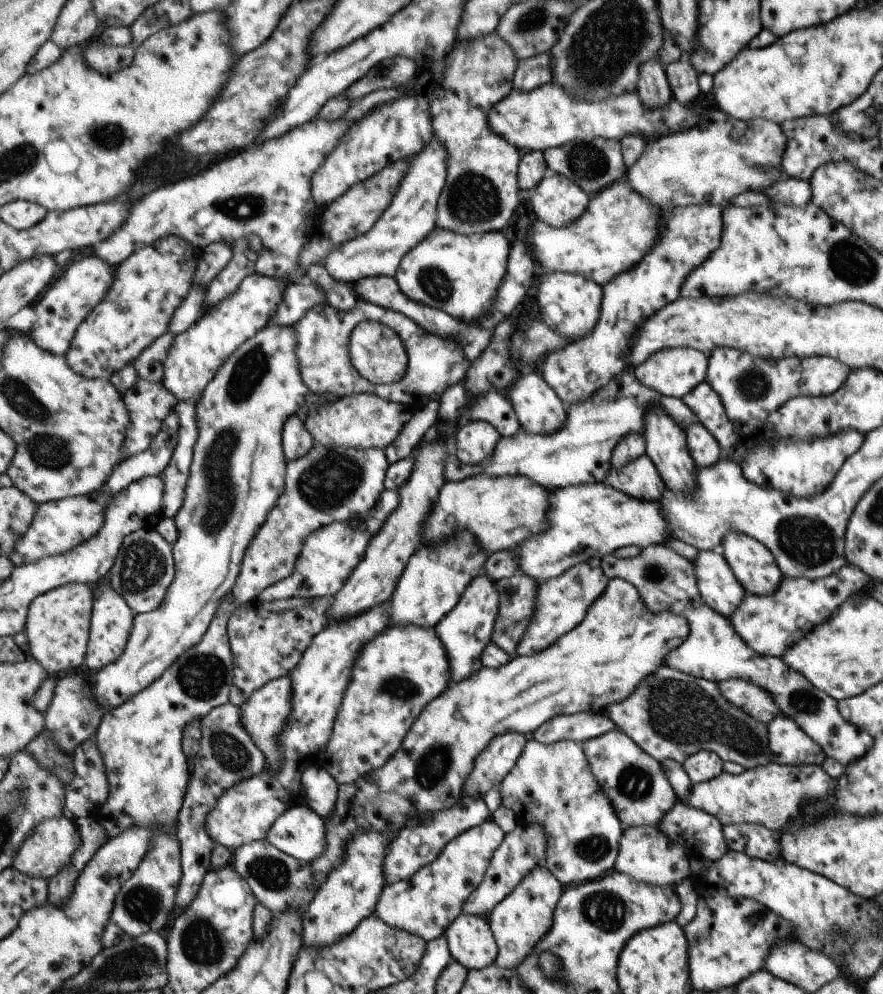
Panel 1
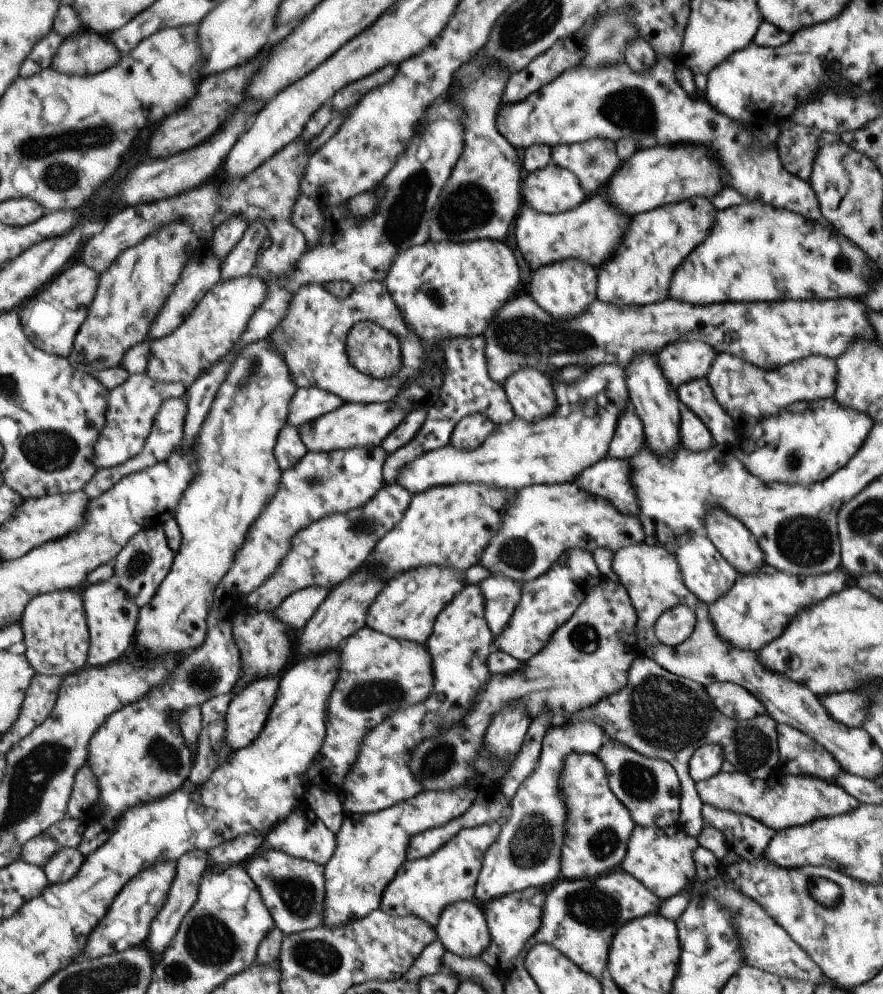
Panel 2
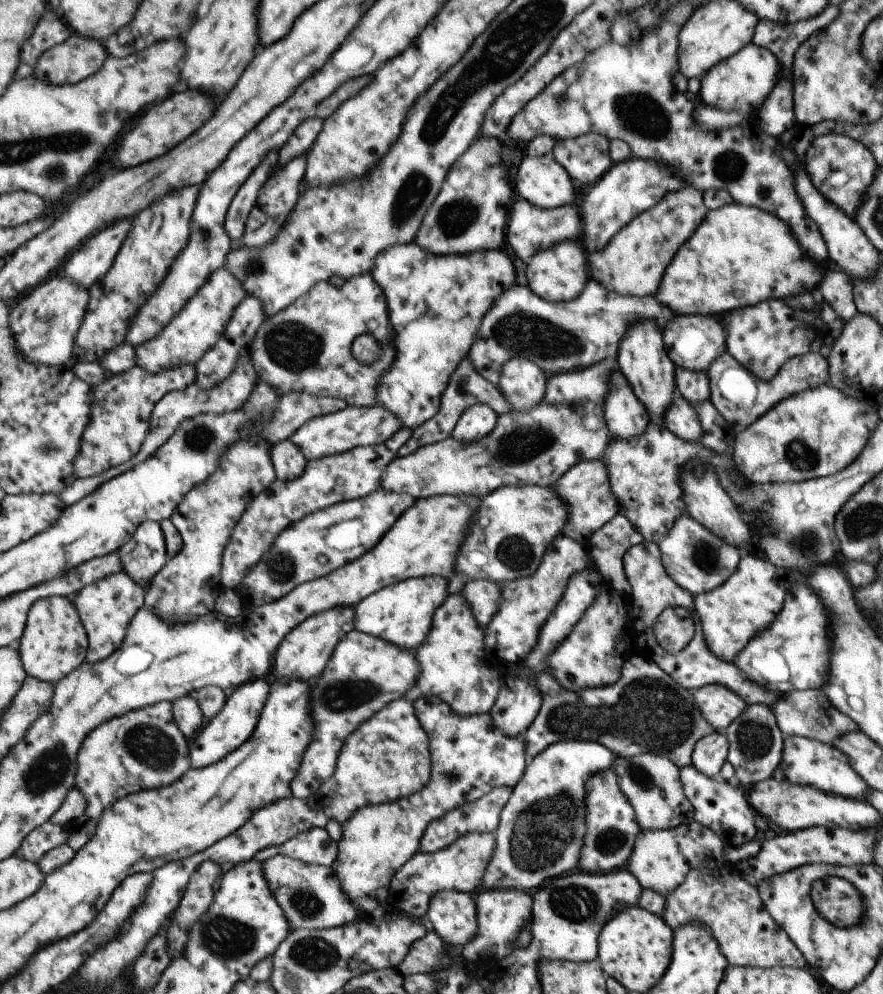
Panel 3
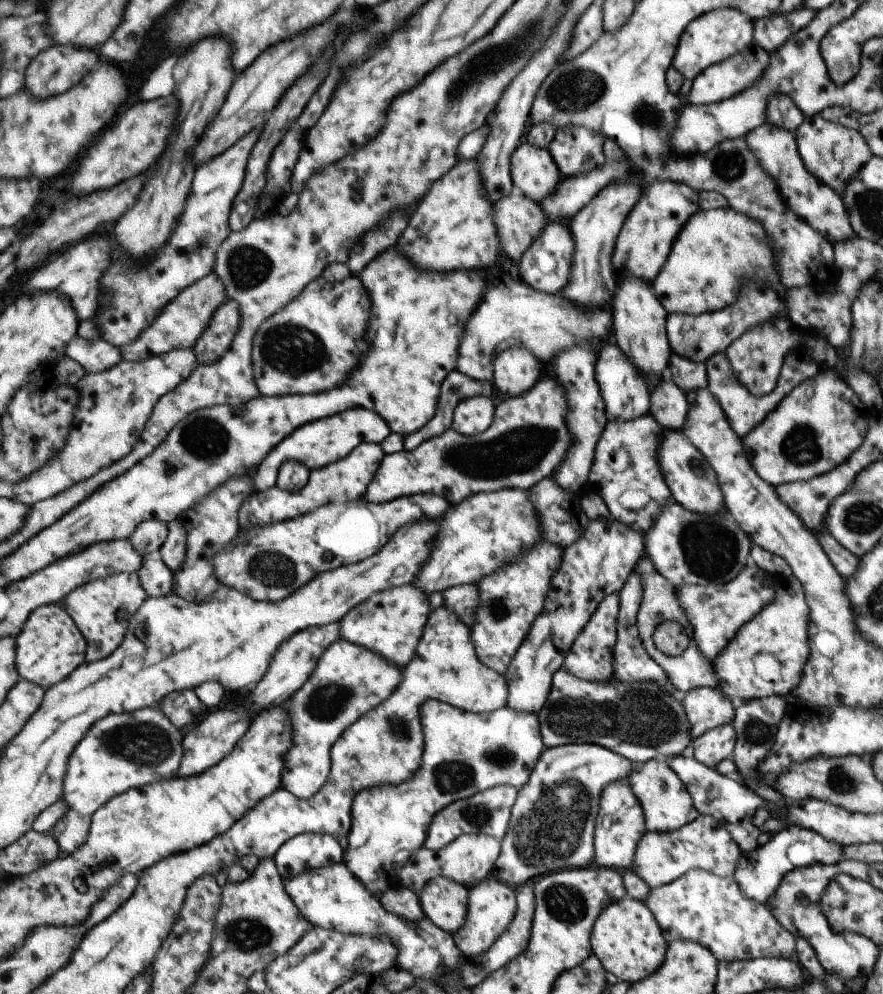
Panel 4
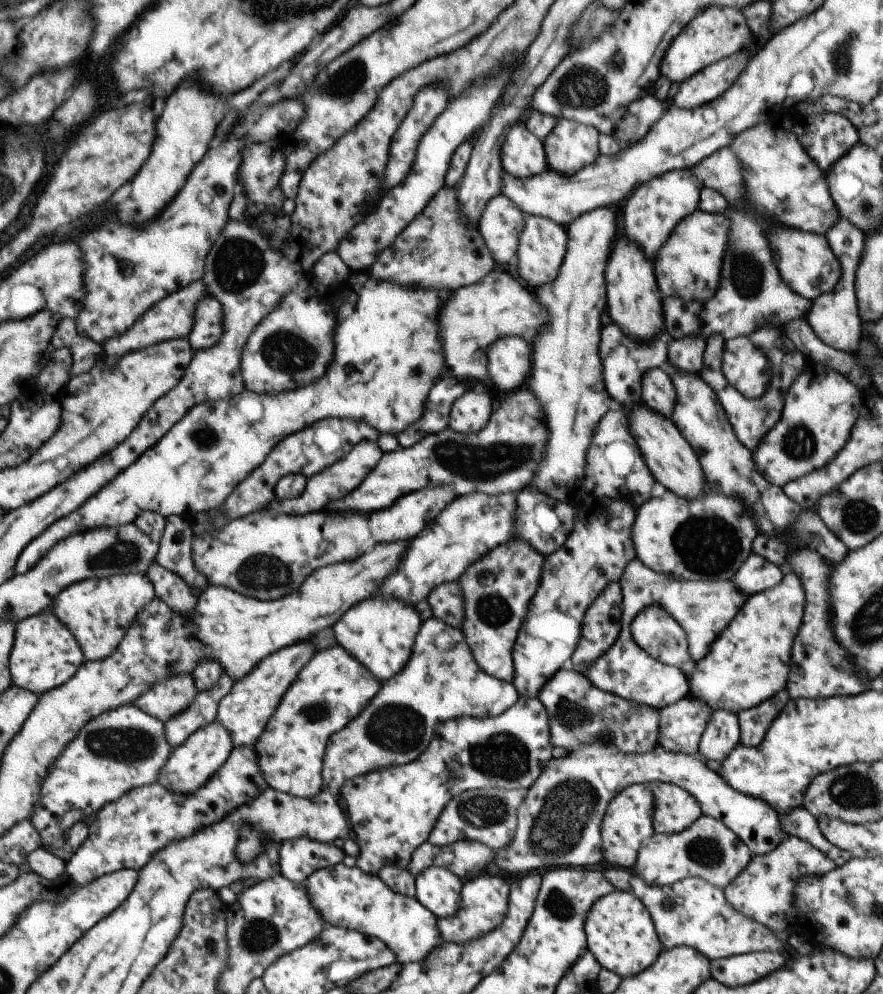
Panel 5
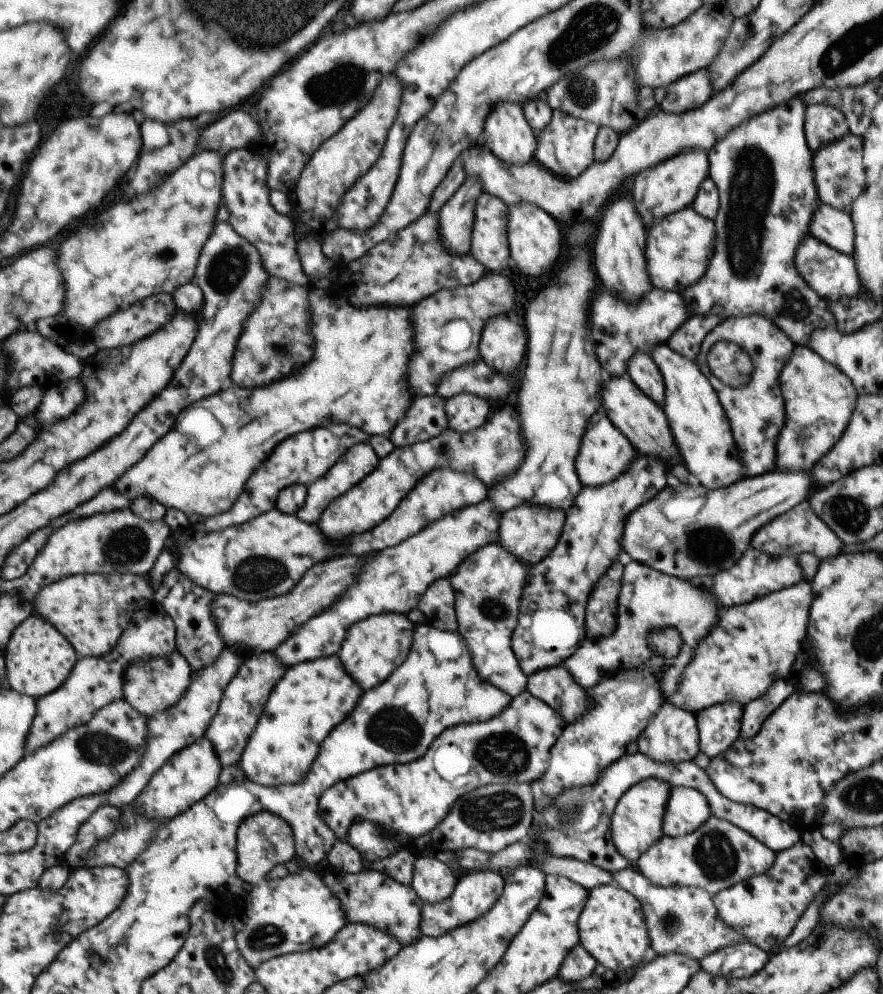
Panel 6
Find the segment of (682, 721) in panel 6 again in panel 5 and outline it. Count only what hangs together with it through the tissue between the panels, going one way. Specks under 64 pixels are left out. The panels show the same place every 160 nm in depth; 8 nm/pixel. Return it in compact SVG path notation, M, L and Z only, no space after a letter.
M688 694L658 710L658 746L673 754L696 756L698 742L711 716L705 704L695 702Z

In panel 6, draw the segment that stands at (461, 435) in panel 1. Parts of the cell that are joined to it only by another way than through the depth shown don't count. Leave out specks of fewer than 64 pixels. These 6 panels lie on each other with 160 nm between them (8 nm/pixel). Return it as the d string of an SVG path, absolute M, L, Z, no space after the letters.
M461 394L446 400L450 429L471 433L482 428L491 418L491 402L473 394Z

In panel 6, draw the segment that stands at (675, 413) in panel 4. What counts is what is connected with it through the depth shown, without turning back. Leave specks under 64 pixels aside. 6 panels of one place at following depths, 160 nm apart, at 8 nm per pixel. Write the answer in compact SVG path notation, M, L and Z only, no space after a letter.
M635 352L631 356L626 377L637 385L654 404L663 405L664 383L658 366L654 364L648 354Z

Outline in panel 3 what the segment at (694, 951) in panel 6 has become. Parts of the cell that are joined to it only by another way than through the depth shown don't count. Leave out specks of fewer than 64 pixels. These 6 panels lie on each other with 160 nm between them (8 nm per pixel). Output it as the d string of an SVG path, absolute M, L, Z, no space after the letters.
M721 866L716 871L691 869L679 886L665 898L661 918L672 928L691 921L708 926L720 953L729 965L740 967L805 968L806 960L790 938L775 924L765 910L757 889L745 882L731 867Z

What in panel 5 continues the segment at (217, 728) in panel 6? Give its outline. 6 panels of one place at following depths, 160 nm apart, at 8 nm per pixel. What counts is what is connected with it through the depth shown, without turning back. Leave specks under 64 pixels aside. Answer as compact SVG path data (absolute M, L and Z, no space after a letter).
M311 640L289 648L285 647L259 663L259 668L254 668L254 671L243 680L235 681L230 694L219 705L218 719L231 731L237 747L245 745L255 747L271 718L278 711L283 697L318 651Z

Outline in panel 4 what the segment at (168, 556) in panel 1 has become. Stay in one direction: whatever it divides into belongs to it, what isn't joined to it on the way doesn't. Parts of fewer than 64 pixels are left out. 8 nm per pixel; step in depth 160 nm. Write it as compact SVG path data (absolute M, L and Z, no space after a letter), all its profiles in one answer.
M159 519L143 521L129 538L133 546L145 557L158 555L169 534L168 523Z

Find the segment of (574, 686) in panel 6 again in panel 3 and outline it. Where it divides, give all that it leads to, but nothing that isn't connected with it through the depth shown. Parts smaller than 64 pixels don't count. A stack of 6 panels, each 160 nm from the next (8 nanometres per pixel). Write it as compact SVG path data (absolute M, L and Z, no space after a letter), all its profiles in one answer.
M633 650L622 664L622 674L617 683L609 686L586 688L582 691L569 690L551 674L545 671L535 676L535 686L541 689L543 695L542 710L535 722L529 727L526 740L529 742L529 758L539 756L552 744L569 739L592 740L608 749L617 757L629 758L635 755L658 753L667 757L678 769L690 764L690 754L697 739L715 732L714 728L706 722L696 705L692 692L665 674L657 662L644 656L641 652Z

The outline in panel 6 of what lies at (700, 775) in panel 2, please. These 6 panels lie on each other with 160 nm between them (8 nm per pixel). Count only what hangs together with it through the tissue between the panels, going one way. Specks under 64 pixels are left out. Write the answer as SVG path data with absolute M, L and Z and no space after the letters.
M734 701L713 704L695 713L694 717L699 751L709 759L726 752L731 747L731 744L734 744L735 740L740 738L742 716L743 705L737 704L737 702Z

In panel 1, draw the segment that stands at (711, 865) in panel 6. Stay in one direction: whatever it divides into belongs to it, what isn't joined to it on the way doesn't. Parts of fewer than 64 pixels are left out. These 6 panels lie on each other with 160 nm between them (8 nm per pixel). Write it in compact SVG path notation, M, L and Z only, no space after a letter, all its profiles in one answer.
M653 825L625 828L618 844L617 860L614 864L618 873L634 877L636 881L660 887L674 888L685 878L690 878L688 858L682 848Z

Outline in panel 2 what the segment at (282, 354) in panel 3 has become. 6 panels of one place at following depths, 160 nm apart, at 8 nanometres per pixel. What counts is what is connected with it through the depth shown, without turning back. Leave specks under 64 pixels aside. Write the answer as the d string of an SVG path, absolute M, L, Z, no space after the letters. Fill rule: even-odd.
M378 281L357 284L347 298L331 295L321 284L307 284L291 300L289 314L283 322L279 322L277 330L271 332L267 340L283 356L299 388L318 387L343 398L344 403L367 405L392 402L409 380L415 380L423 370L433 366L421 338L411 332L403 320L399 306L395 304L386 284ZM359 322L375 322L397 336L400 354L403 354L403 366L393 376L377 379L363 375L350 362L346 341Z

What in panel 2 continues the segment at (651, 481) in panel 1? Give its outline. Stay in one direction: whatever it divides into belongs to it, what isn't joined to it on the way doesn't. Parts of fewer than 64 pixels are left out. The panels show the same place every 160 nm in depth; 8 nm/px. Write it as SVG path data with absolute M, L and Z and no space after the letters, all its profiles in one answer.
M605 456L575 480L579 488L595 498L609 501L619 513L633 516L639 512L629 480L629 462Z

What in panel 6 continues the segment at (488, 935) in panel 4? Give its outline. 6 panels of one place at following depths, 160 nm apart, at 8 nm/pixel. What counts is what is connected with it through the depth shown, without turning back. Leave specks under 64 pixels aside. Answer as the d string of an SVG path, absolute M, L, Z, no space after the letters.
M491 869L460 874L455 892L447 900L443 900L443 903L424 902L422 935L429 937L444 936L447 935L447 932L455 931L455 928L482 919L498 903L505 887L503 876L499 872L491 872Z

